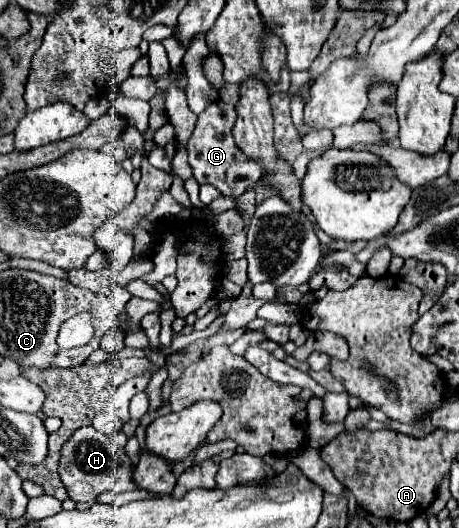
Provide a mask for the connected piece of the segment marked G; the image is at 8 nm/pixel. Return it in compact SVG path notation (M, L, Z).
M223 101L211 103L197 119L195 131L187 143L187 153L189 153L189 165L193 169L193 177L197 179L199 185L209 183L219 189L221 195L231 195L239 197L247 189L251 189L263 175L265 167L257 163L255 159L249 159L237 145L231 135L231 129L235 125L235 107Z

